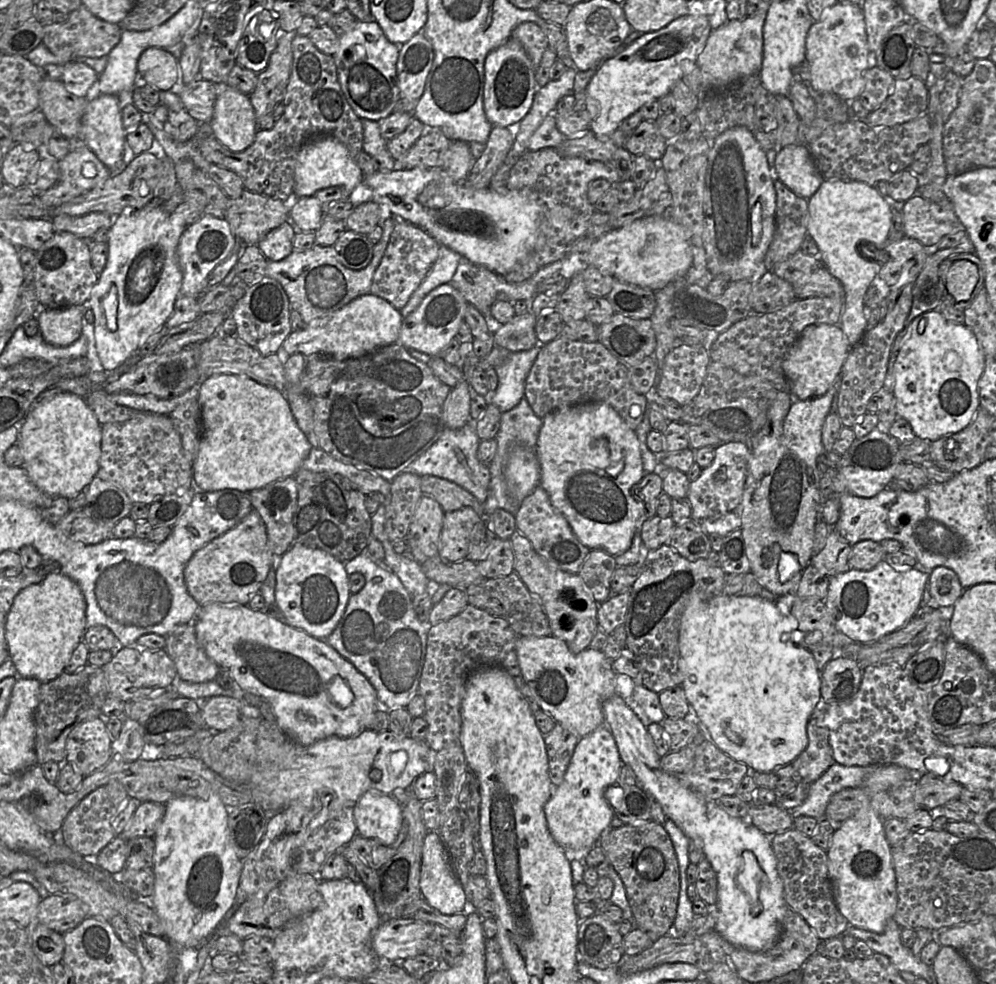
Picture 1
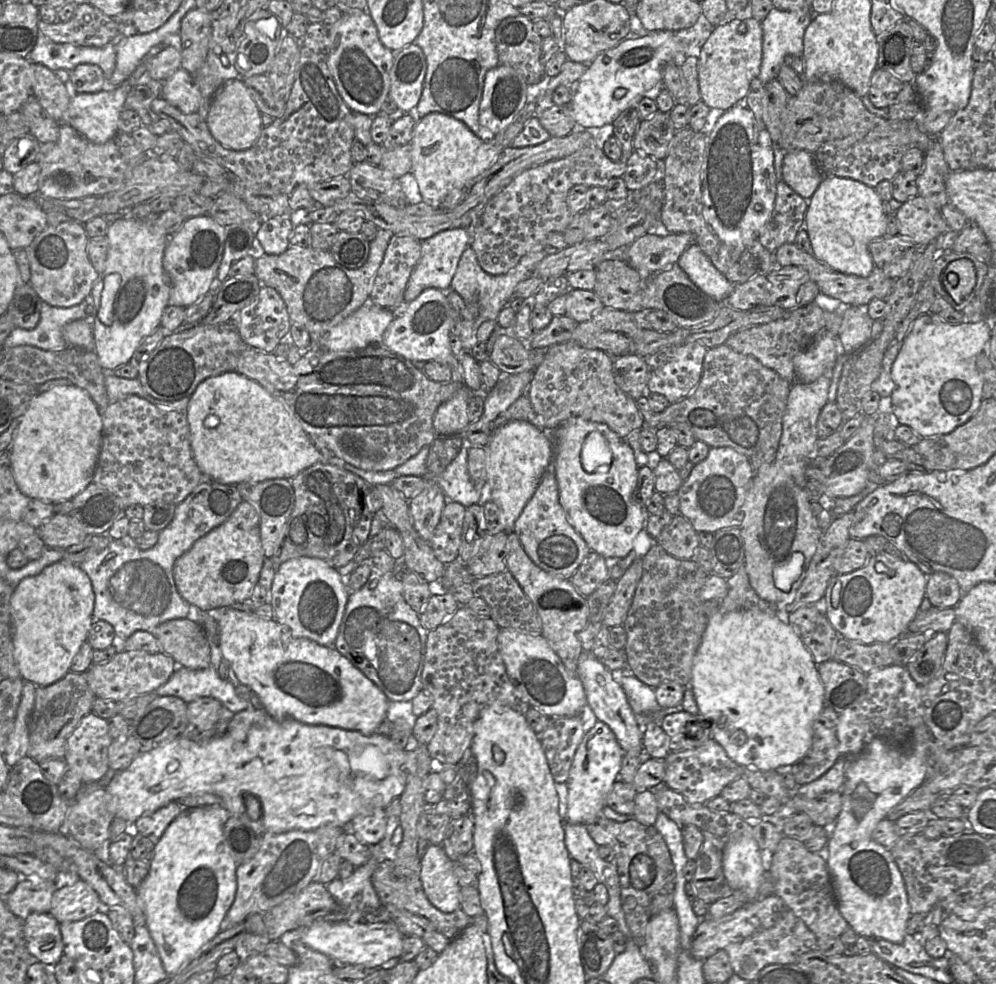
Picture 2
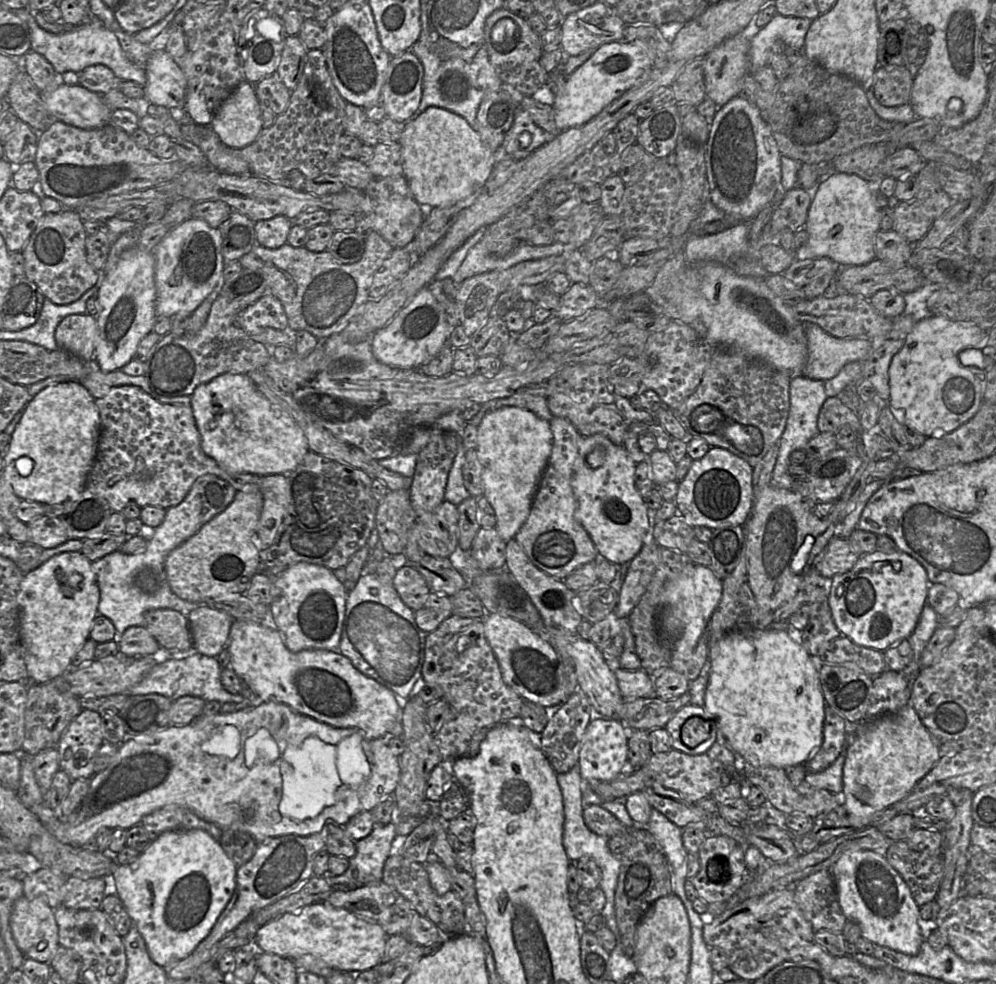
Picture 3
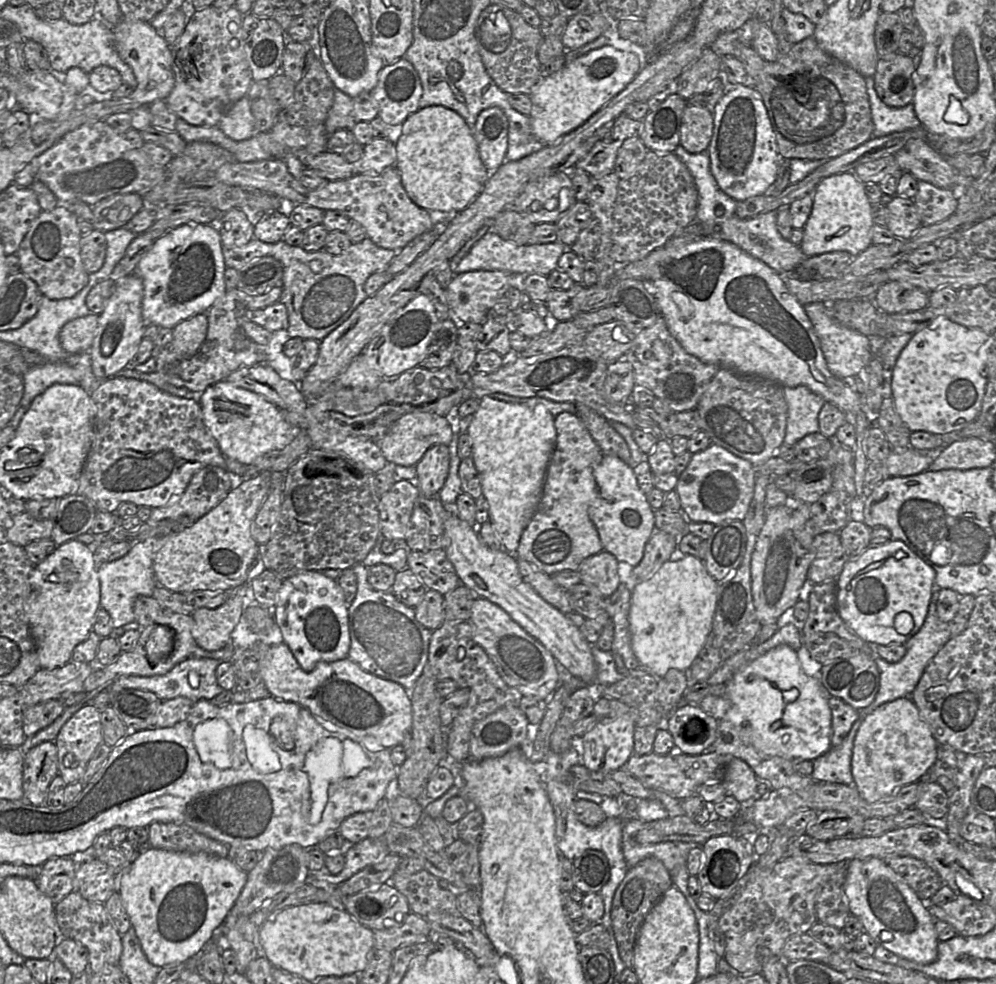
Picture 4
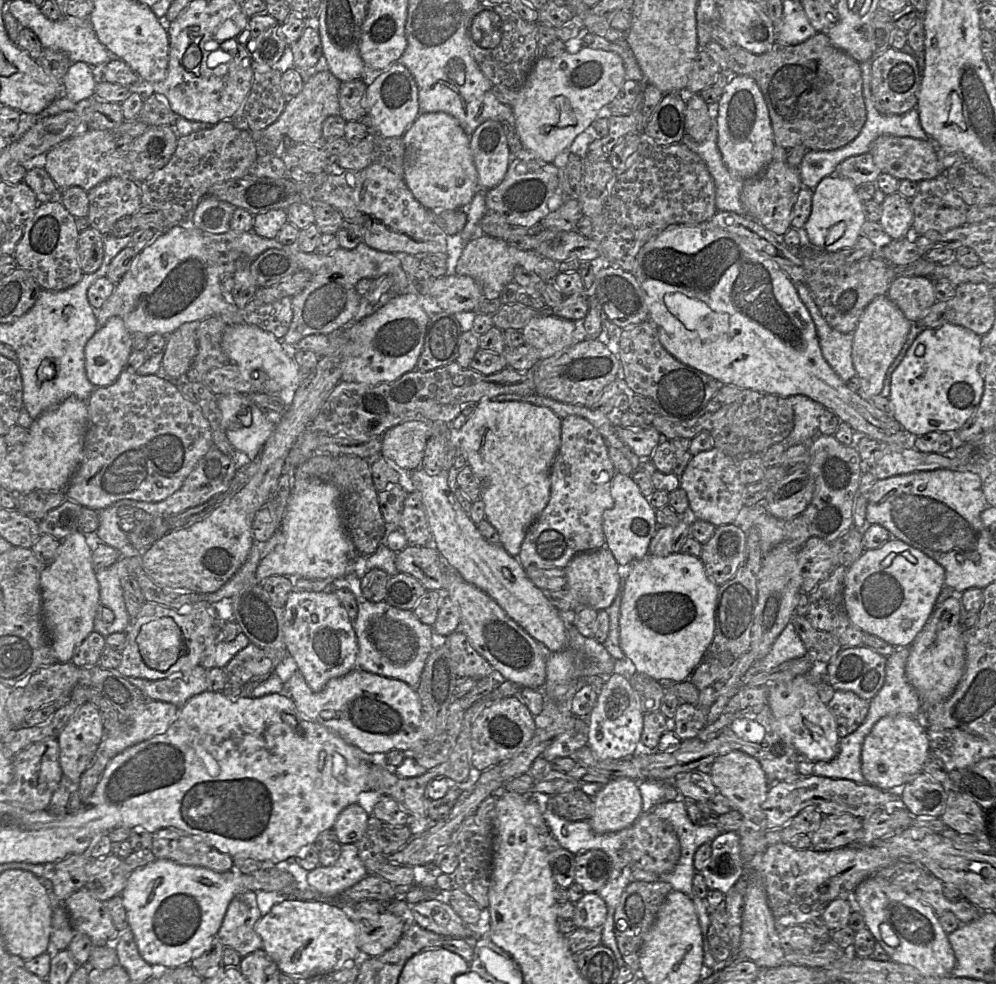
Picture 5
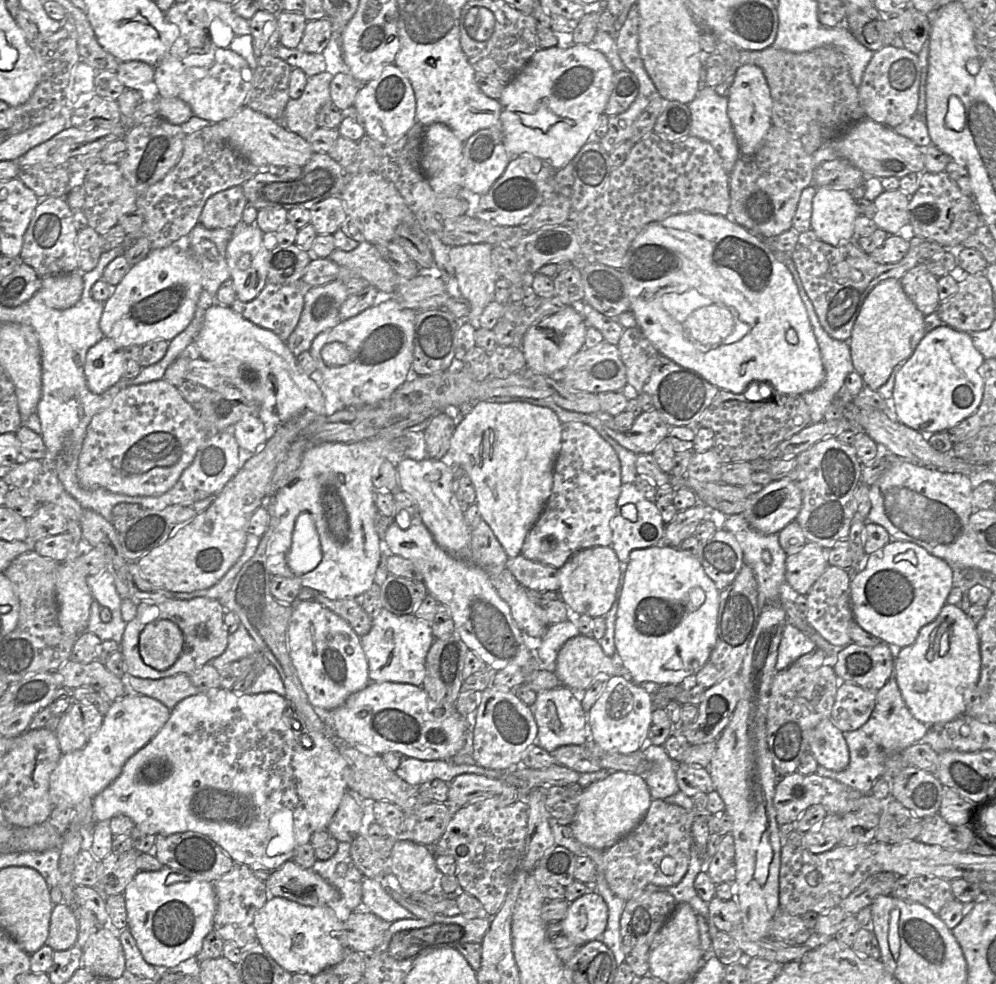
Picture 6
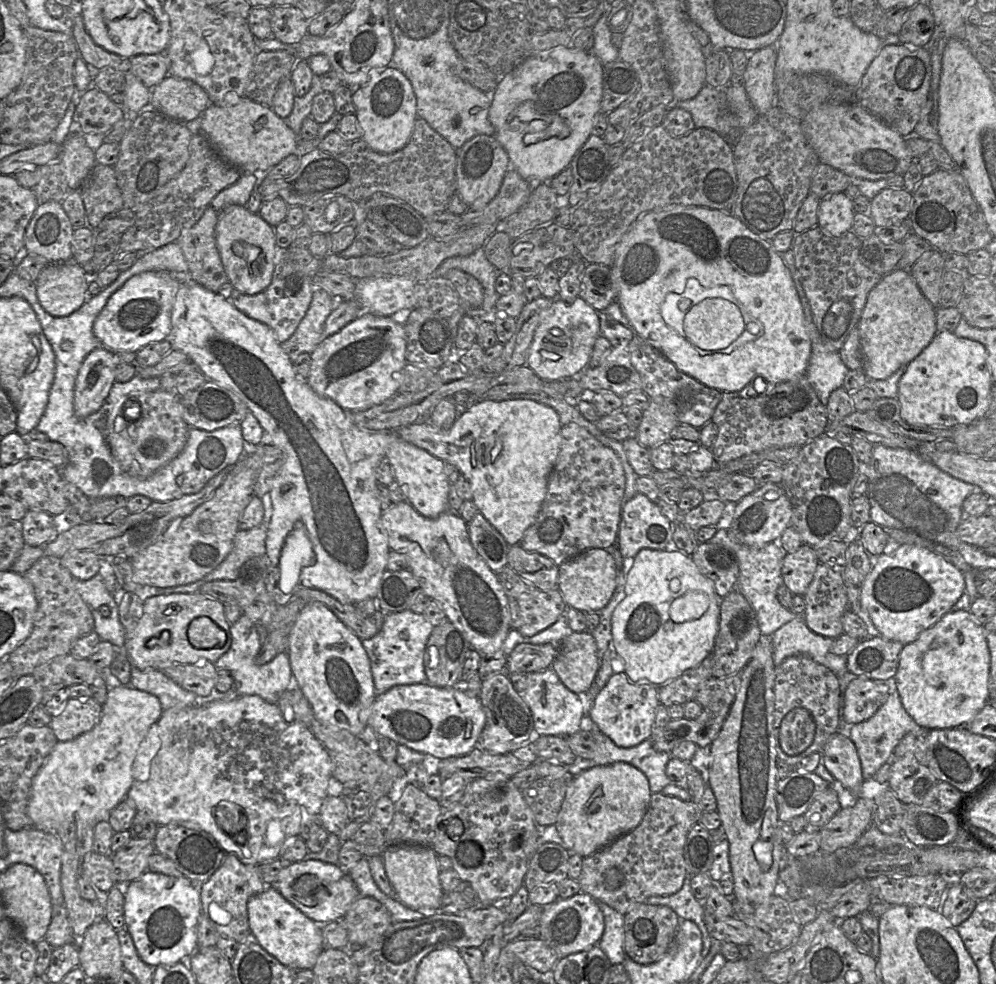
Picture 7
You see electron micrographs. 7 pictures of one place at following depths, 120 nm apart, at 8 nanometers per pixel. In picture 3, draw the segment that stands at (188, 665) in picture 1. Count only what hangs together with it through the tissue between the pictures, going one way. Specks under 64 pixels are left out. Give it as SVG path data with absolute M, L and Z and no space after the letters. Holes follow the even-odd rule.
M165 608L151 609L144 613L145 628L160 647L171 652L172 658L182 658L193 651L192 634L187 616Z

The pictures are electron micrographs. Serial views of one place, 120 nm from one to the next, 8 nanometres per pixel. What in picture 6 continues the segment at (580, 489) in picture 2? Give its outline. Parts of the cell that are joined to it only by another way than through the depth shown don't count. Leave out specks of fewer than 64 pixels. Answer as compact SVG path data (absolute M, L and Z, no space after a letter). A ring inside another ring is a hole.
M633 483L622 484L621 492L616 504L616 514L610 521L612 531L611 548L616 553L620 562L629 561L631 551L664 544L666 524L655 503L647 499ZM626 504L634 504L637 508L637 520L631 522L622 516L622 508Z

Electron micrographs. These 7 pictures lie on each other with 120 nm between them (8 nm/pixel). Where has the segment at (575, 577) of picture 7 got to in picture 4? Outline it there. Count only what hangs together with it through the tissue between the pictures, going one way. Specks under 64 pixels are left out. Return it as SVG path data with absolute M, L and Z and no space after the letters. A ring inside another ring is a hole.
M604 550L585 558L577 571L581 583L595 587L606 598L616 591L620 583L618 561Z

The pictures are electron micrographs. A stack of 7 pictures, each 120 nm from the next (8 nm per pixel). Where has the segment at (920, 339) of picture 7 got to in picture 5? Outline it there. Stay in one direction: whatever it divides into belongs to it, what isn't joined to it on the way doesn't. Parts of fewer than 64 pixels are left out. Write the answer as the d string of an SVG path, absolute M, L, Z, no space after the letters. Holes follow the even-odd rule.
M886 295L876 297L865 308L852 333L852 362L860 381L859 395L861 397L870 400L881 393L886 371L905 344L911 326L912 322Z

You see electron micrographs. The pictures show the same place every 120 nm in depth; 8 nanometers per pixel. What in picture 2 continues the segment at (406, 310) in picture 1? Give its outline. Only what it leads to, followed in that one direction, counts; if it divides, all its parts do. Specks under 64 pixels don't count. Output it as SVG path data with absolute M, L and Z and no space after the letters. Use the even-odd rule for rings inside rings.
M465 228L444 230L428 239L422 240L420 258L411 273L405 289L404 303L412 302L428 288L435 288L443 292L450 290L460 257L468 245L470 245L470 234Z

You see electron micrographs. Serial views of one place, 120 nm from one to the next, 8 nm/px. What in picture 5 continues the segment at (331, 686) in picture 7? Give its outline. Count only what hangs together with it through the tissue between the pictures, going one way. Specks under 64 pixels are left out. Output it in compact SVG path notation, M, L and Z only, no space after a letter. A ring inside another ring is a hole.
M292 590L284 606L284 642L311 690L321 691L327 682L357 667L358 641L353 622L332 591Z

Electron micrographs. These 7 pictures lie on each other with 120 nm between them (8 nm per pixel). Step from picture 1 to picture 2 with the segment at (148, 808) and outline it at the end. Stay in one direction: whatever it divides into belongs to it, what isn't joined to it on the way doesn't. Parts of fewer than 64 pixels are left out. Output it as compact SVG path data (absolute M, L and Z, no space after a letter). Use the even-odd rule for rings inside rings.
M170 802L151 814L137 819L132 824L132 830L143 836L159 839L168 825L186 809L188 808L183 804Z

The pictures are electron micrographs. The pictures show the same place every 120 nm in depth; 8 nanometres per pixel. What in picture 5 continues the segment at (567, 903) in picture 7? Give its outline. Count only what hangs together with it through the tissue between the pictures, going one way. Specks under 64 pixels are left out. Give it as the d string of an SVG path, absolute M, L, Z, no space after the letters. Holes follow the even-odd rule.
M586 892L575 903L572 917L577 928L600 929L603 927L607 916L607 906L603 898L595 892Z

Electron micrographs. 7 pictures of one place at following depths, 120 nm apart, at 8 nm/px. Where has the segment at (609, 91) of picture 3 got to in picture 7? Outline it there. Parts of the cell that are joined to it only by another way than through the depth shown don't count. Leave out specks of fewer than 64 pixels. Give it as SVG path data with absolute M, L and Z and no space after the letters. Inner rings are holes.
M556 46L534 53L503 74L491 94L489 120L495 128L496 139L510 158L510 168L530 183L548 183L570 167L573 157L592 134L601 111L602 95L603 64L592 52L572 46Z

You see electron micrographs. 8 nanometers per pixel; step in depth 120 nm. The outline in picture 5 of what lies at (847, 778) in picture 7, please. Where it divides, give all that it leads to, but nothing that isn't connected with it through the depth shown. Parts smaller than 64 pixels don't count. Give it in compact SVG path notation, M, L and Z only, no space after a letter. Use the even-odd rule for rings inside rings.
M798 675L789 682L777 683L769 689L768 701L779 724L780 734L799 754L813 762L833 760L839 753L839 741L835 718L818 695L815 685L805 675Z

